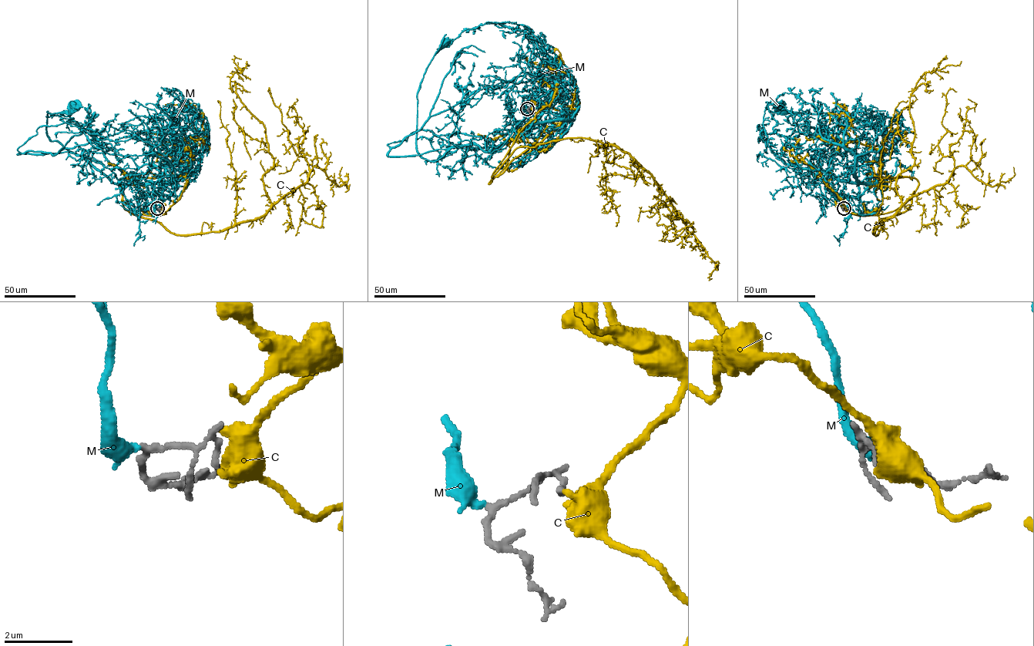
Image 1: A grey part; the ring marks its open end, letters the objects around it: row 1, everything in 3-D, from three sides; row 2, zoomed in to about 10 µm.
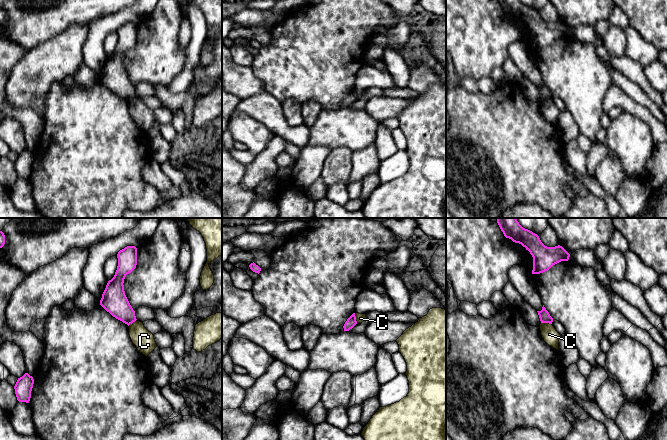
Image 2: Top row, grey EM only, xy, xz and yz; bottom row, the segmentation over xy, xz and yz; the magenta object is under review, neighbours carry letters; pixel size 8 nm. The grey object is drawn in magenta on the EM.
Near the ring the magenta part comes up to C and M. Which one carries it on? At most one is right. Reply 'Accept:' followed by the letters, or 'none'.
Accept: M

